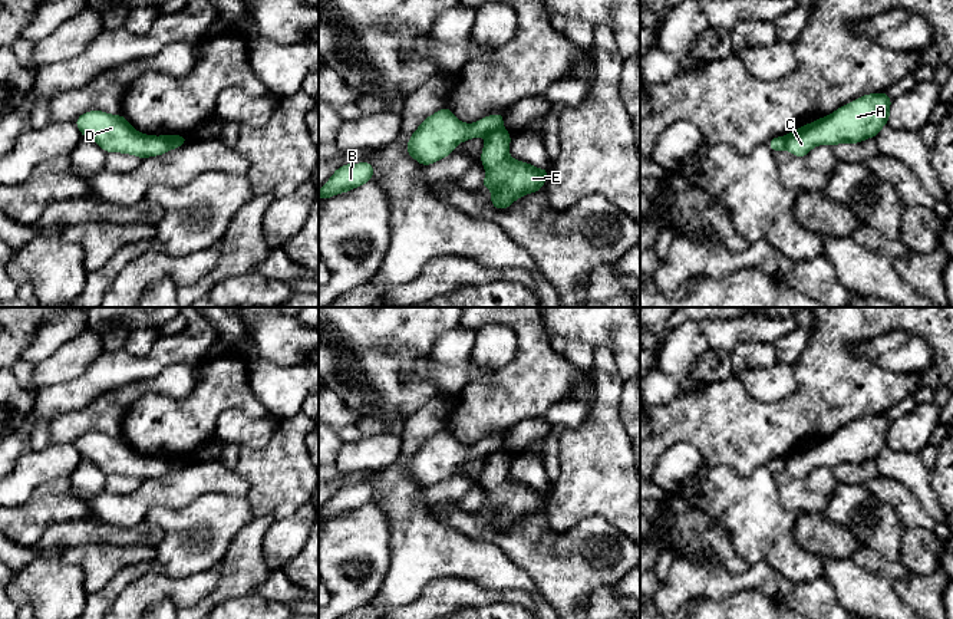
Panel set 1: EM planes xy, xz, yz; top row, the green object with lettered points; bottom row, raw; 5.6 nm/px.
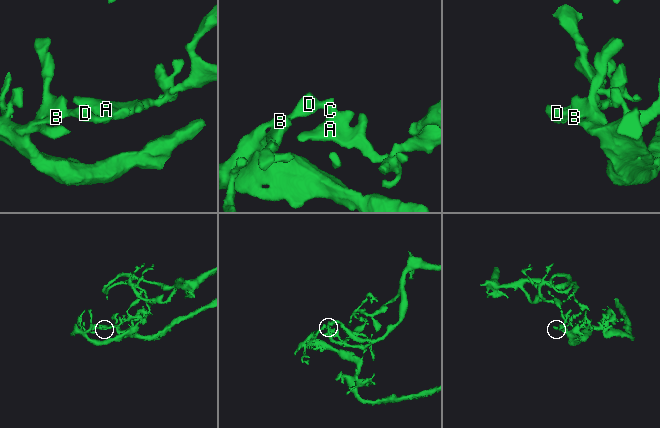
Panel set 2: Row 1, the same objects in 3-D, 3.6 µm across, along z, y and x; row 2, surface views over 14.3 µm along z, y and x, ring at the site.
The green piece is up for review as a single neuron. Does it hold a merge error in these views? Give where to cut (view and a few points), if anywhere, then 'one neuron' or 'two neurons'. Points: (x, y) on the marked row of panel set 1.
cut xz (503, 127), (485, 135); two neurons

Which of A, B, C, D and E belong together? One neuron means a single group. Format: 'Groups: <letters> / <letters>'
Groups: A C E / B D

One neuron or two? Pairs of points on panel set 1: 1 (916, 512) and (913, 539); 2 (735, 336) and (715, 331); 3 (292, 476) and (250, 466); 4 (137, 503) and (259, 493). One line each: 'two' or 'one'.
1: two
2: one
3: one
4: two

